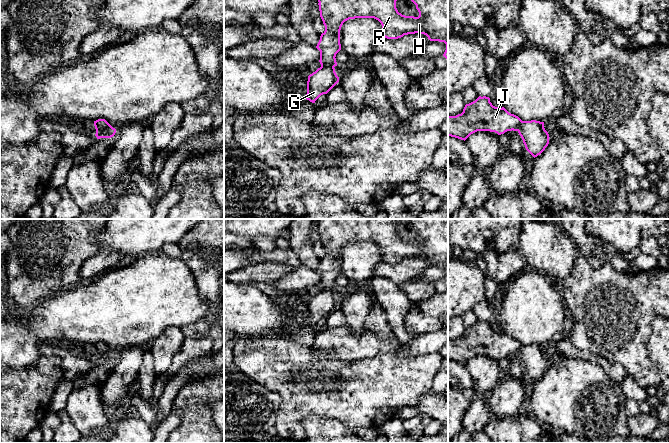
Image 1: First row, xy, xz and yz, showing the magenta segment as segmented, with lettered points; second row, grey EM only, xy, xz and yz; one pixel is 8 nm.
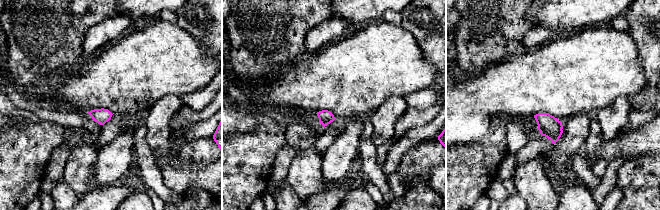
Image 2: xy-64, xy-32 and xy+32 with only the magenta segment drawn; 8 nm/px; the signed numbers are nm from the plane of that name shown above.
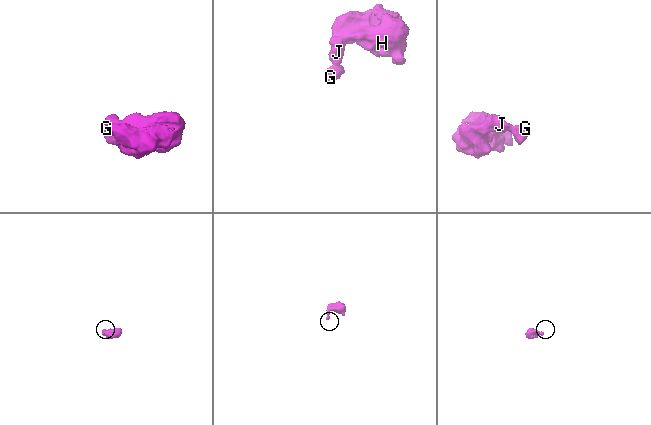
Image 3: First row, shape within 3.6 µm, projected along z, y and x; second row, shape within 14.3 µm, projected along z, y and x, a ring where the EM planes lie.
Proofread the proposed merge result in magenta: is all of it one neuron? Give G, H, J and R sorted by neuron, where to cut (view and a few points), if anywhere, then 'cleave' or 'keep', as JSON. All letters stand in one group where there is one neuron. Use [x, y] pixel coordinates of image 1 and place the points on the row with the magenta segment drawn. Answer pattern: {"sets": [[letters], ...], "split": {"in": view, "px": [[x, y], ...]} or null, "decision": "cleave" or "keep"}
{"sets": [["G", "H", "J", "R"]], "split": null, "decision": "keep"}

